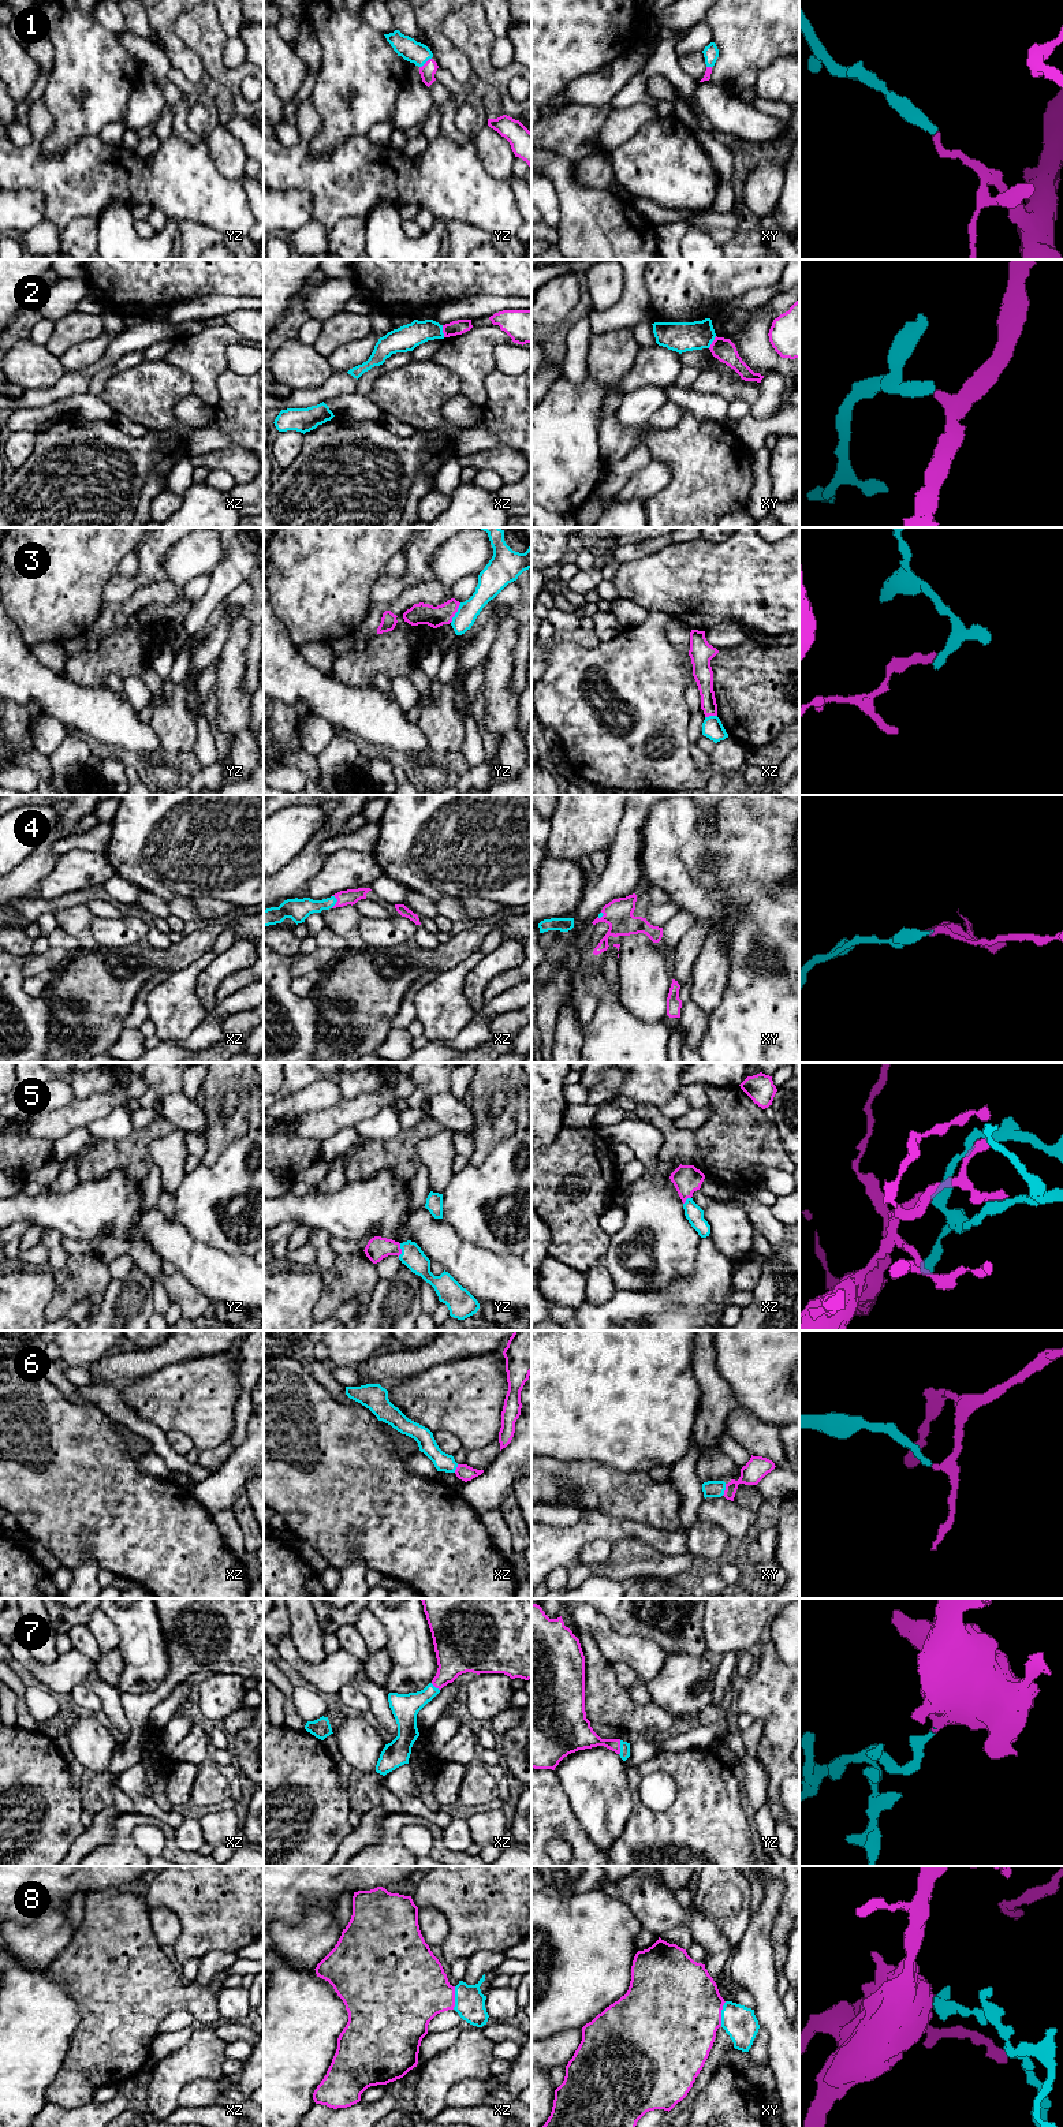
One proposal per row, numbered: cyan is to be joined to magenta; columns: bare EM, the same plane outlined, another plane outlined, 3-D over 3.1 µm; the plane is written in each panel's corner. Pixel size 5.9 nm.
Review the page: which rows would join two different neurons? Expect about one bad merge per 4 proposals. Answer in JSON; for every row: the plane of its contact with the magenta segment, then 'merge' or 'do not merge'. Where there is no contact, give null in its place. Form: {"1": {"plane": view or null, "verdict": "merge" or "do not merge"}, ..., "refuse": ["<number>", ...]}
{"1": {"plane": "yz", "verdict": "merge"}, "2": {"plane": "xz", "verdict": "do not merge"}, "3": {"plane": "yz", "verdict": "do not merge"}, "4": {"plane": "xz", "verdict": "merge"}, "5": {"plane": "yz", "verdict": "merge"}, "6": {"plane": "xy", "verdict": "merge"}, "7": {"plane": "yz", "verdict": "merge"}, "8": {"plane": "xy", "verdict": "merge"}, "refuse": ["2", "3"]}

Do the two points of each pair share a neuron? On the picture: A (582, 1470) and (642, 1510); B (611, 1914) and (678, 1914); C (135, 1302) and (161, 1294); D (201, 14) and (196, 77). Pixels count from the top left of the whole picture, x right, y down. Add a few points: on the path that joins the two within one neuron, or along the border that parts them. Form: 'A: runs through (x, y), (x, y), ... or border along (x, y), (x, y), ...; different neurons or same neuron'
A: runs through (597, 1485), (627, 1497); same neuron
B: border along (608, 1894), (619, 1898), (642, 1928); different neurons
C: border along (148, 1275), (155, 1310); different neurons
D: border along (175, 30), (201, 60), (206, 78); different neurons

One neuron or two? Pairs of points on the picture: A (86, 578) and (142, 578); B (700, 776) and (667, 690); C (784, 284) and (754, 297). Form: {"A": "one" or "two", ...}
{"A": "two", "B": "one", "C": "one"}

